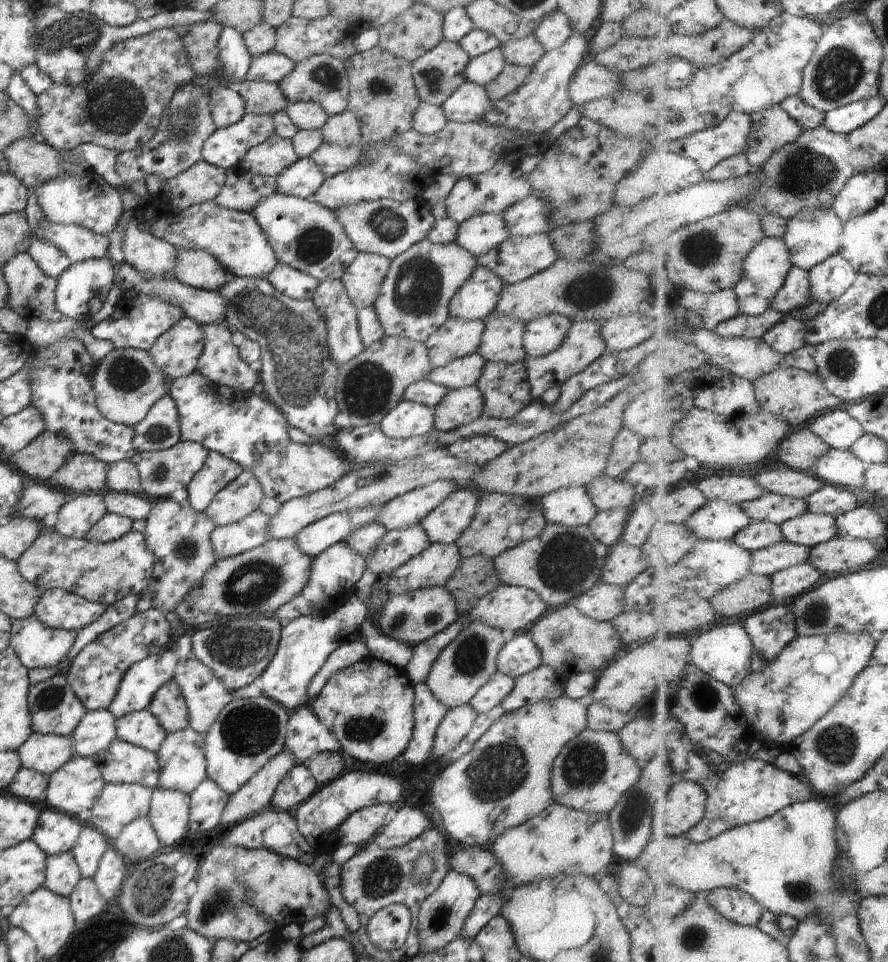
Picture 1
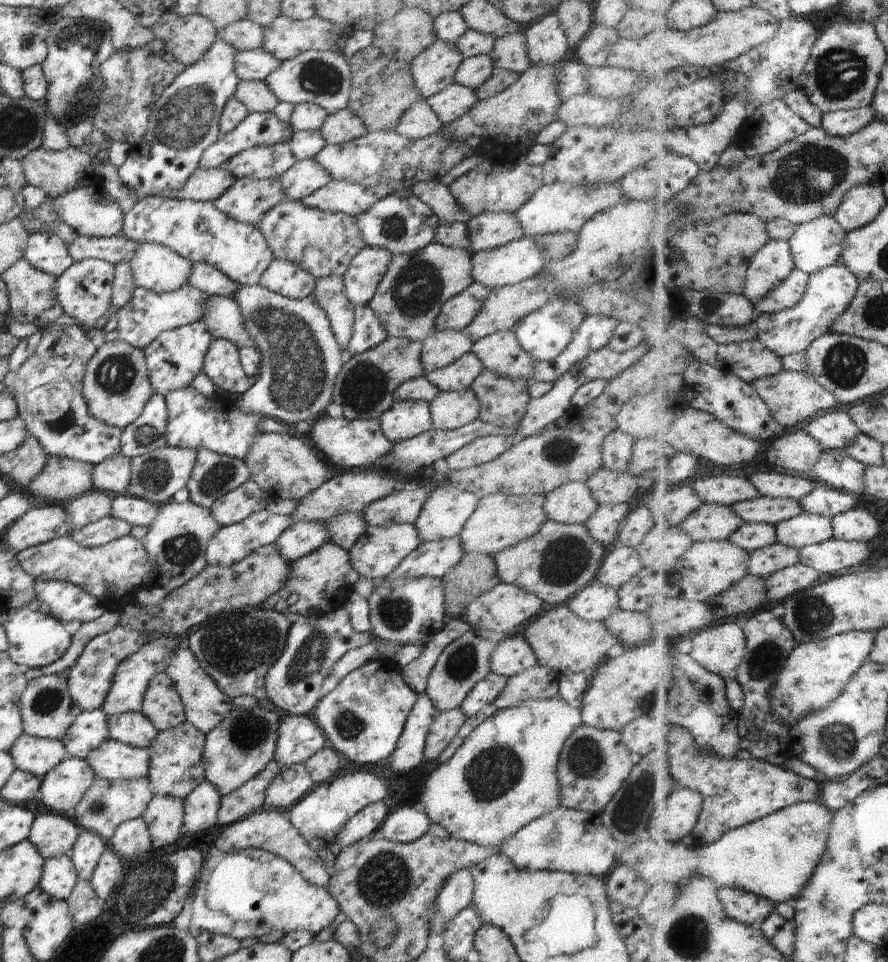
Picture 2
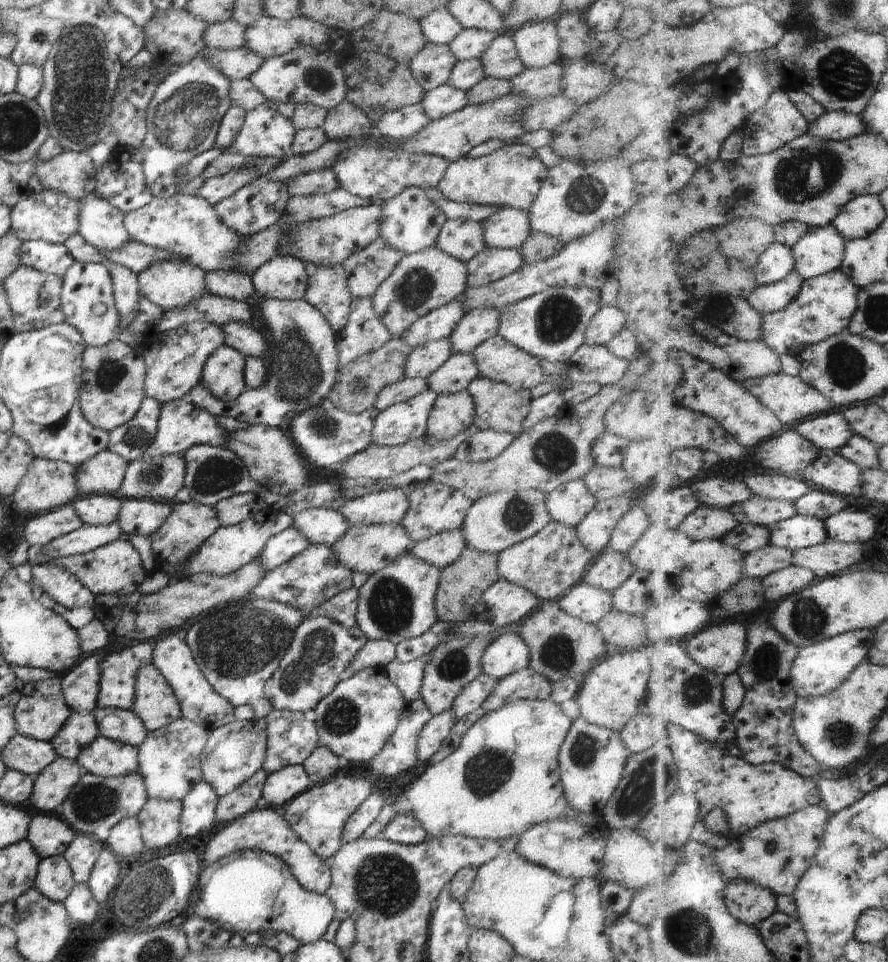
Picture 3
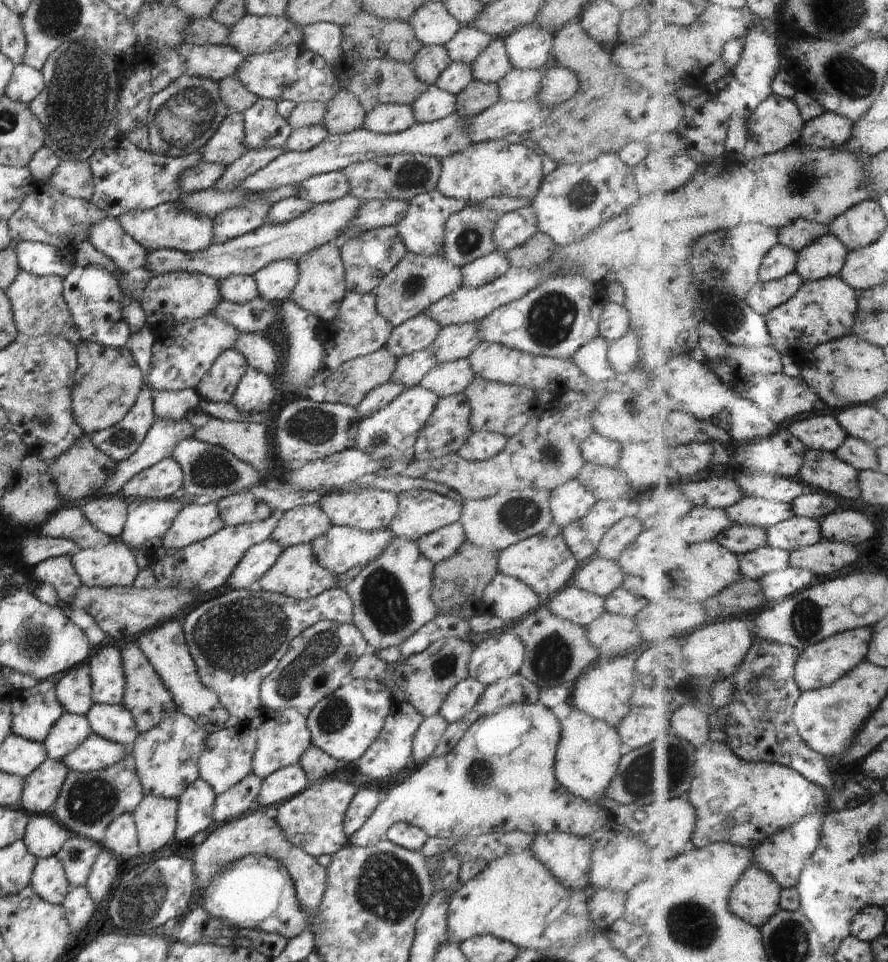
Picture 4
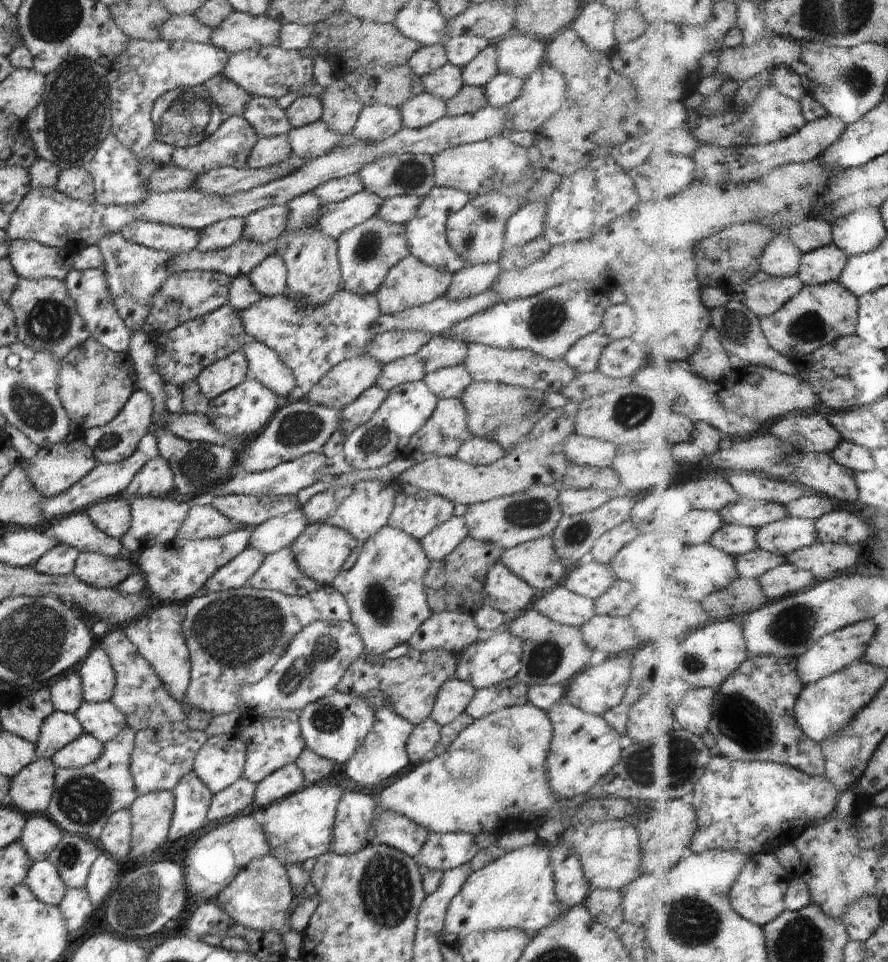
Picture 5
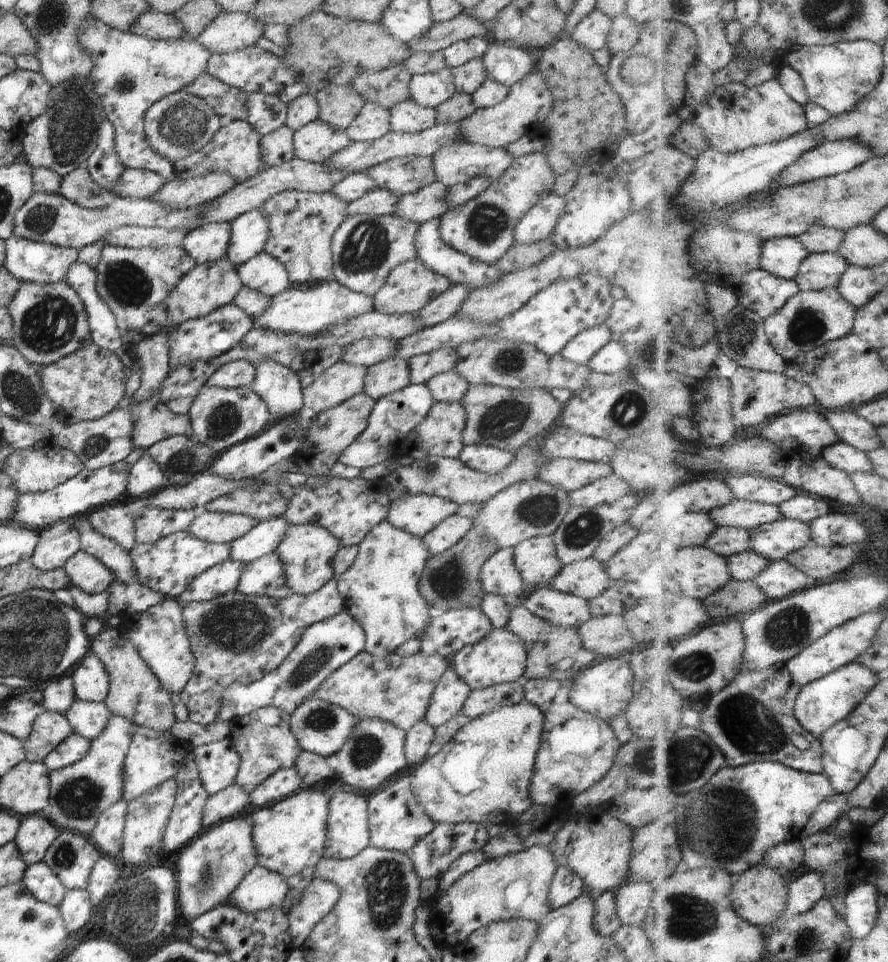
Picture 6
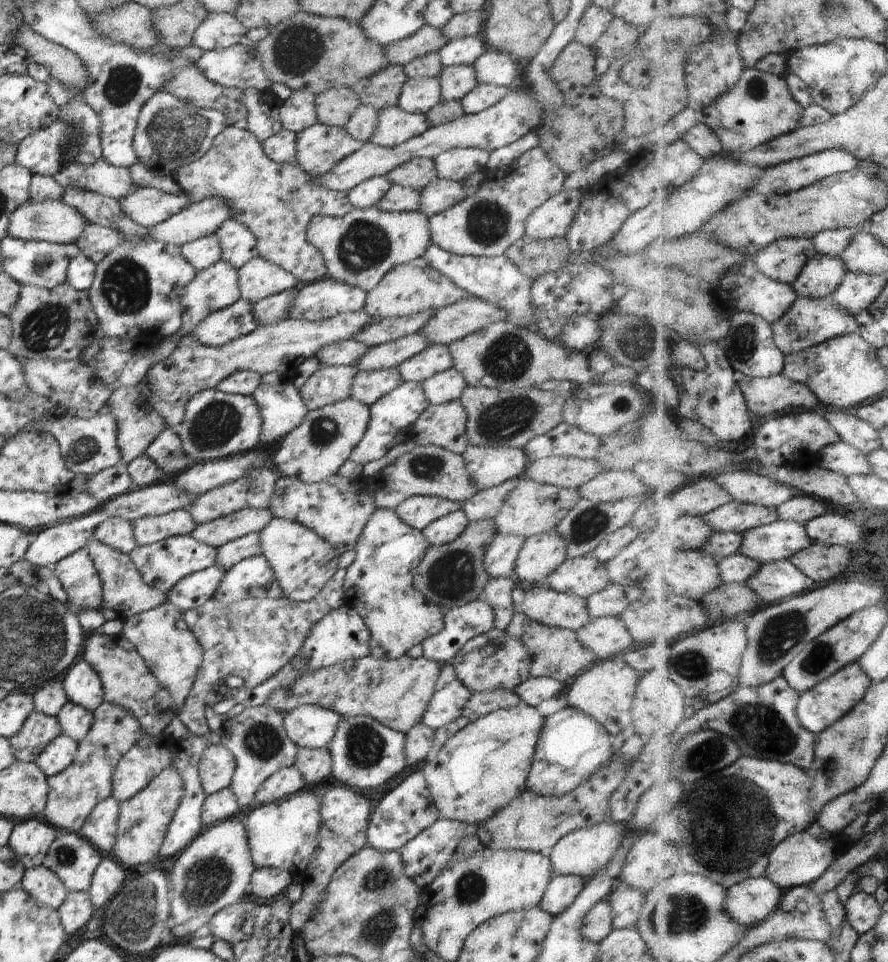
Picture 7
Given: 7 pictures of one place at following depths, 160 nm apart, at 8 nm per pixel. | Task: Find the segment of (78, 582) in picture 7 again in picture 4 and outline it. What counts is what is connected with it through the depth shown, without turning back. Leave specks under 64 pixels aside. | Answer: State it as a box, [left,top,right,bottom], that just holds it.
[70,538,138,587]

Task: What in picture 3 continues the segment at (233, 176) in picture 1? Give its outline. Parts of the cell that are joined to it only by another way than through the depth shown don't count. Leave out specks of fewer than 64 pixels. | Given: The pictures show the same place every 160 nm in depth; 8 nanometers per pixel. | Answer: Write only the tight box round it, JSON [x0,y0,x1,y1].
[213,176,290,237]

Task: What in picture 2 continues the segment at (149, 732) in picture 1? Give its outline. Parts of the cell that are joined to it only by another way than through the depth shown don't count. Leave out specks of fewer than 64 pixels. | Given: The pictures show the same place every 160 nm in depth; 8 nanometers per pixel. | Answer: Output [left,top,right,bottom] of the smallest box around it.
[108,711,157,749]

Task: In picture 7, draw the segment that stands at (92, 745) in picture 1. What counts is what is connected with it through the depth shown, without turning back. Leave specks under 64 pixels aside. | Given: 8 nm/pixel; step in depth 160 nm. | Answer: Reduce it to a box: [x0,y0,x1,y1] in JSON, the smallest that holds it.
[8,711,60,763]

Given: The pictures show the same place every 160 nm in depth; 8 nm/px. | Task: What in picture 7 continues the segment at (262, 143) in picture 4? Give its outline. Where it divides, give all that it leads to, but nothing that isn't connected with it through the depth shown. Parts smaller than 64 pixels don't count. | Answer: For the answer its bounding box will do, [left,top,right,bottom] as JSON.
[244,88,283,143]

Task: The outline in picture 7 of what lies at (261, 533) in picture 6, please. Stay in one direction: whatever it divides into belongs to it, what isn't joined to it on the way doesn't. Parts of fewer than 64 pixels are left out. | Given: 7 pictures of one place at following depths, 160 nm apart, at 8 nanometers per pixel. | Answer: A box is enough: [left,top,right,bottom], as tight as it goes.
[215,533,260,571]

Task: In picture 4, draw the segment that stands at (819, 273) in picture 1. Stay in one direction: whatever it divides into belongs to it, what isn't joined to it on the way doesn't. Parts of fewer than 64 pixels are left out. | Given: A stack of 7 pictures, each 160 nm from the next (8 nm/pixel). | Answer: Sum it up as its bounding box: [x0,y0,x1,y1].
[766,275,860,355]

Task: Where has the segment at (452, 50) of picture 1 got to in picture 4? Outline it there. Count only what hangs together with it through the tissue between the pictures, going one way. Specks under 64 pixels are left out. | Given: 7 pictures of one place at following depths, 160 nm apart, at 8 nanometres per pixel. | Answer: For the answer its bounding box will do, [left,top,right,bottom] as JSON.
[411,45,451,85]

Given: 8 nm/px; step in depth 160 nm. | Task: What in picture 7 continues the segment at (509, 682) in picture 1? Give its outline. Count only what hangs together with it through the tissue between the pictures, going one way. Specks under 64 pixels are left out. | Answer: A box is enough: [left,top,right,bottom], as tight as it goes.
[421,664,472,731]

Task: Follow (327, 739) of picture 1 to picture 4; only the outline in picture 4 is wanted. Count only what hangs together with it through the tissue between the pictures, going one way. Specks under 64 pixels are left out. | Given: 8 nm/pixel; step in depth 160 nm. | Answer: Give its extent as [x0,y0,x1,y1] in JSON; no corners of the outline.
[251,708,311,779]

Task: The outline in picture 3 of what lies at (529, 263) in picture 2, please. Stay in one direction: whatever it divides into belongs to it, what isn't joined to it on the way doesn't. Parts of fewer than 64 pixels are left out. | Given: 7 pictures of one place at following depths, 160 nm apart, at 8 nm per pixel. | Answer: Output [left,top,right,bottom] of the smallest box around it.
[466,246,524,288]

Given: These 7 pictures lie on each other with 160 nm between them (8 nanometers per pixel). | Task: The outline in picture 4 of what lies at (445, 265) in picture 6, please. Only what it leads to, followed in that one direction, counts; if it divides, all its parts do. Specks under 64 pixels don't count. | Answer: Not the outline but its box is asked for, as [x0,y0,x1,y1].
[395,188,468,257]

